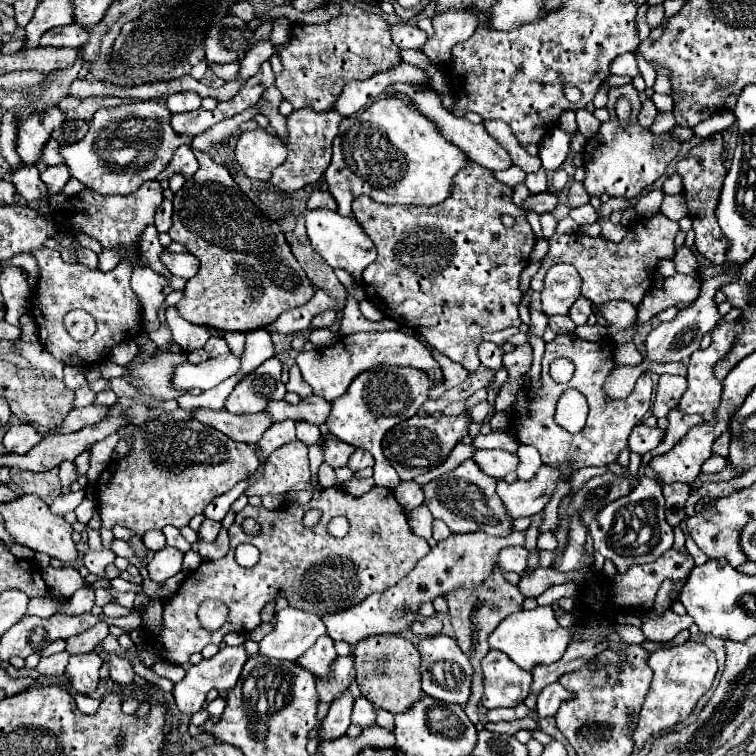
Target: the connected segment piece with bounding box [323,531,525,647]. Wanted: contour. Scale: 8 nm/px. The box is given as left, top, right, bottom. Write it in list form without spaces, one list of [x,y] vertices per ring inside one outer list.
[[[515,531],[509,537],[491,537],[485,533],[453,533],[445,541],[437,543],[417,565],[415,569],[403,577],[391,589],[383,593],[373,593],[359,605],[353,605],[339,613],[329,613],[323,617],[327,627],[327,635],[333,641],[345,641],[355,647],[363,637],[391,633],[399,635],[401,631],[409,629],[411,623],[419,617],[419,607],[423,603],[431,603],[437,597],[445,597],[457,589],[477,589],[499,565],[499,551],[513,545],[525,545],[525,531]]]

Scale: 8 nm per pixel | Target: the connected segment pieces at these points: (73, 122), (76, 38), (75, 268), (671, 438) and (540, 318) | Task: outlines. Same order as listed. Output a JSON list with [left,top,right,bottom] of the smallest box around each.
[[51,119,87,145],[41,25,87,47],[31,249,141,365],[643,409,703,465],[529,305,547,339]]

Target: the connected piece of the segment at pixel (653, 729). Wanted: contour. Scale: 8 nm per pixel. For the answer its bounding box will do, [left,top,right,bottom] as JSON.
[633,641,717,747]

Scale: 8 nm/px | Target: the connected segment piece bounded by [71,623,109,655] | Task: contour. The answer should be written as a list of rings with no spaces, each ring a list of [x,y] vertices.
[[[99,623],[95,625],[95,629],[87,631],[87,635],[79,635],[77,637],[77,651],[71,651],[71,653],[91,653],[99,641],[103,641],[103,635],[109,633],[109,627],[105,623]]]

